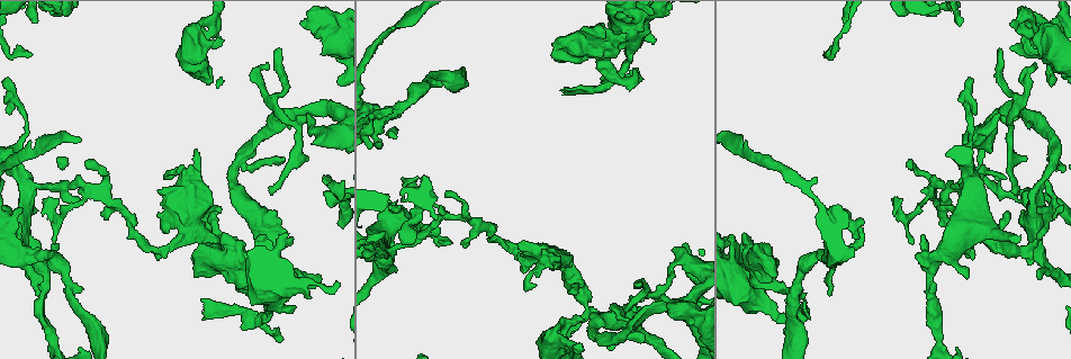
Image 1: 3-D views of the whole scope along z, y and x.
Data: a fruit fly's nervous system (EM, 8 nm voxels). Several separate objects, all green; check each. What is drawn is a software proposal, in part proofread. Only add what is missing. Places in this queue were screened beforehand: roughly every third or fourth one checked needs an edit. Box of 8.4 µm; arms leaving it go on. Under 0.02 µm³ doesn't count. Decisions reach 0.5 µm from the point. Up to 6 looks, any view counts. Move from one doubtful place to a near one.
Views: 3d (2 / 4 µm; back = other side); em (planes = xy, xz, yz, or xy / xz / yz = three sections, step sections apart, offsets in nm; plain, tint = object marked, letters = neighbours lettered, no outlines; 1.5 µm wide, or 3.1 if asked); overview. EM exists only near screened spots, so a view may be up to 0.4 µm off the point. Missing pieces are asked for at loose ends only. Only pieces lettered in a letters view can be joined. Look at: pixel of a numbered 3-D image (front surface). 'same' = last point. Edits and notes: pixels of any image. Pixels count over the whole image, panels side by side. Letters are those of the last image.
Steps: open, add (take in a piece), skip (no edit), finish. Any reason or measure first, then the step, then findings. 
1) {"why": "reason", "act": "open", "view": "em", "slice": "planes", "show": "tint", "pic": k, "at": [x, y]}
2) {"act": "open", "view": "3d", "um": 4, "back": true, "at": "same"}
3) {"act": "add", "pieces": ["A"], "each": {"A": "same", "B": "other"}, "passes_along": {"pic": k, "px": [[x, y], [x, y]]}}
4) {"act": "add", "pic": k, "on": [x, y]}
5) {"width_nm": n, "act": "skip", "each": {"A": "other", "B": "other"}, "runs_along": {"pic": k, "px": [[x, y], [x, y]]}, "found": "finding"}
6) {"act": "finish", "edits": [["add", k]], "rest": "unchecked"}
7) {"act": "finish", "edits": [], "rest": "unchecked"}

{"why": "an open end", "act": "open", "view": "3d", "um": 4, "pic": 1, "at": [224, 41]}

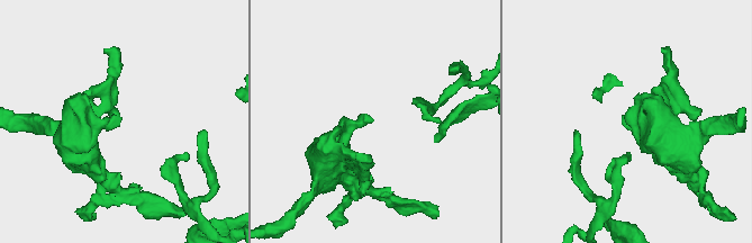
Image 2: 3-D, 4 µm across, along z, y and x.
{"act": "open", "view": "em", "slice": "planes", "show": "letters", "pic": 2, "at": [629, 119]}

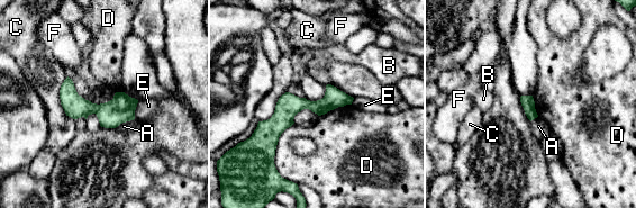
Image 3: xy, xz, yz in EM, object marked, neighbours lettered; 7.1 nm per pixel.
{"act": "skip", "each": {"A": "other", "B": "other", "C": "other", "D": "other", "E": "other", "F": "other"}, "runs_along": {"pic": 3, "px": [[350, 99], [294, 105], [256, 138]]}, "found": "none of them fits"}

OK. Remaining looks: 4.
{"why": "branch stops here", "act": "open", "view": "3d", "um": 4, "back": true, "pic": 1, "at": [980, 150]}

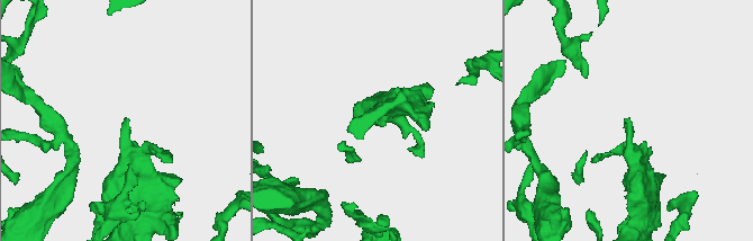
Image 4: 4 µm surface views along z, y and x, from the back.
{"act": "open", "view": "em", "slice": "xy", "step": 4, "show": "letters", "pic": 4, "at": [629, 118]}

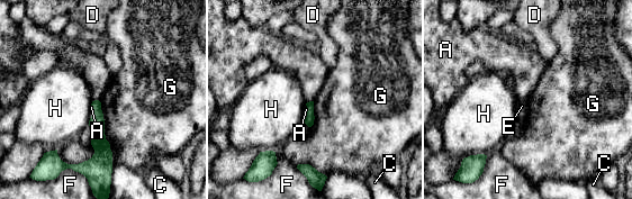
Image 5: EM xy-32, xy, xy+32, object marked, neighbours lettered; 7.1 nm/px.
{"act": "skip", "each": {"A": "other", "C": "other", "D": "other", "E": "other", "F": "other", "G": "other", "H": "other"}, "border": {"pic": 5, "px": [[92, 100], [100, 102]]}, "found": "none of them fits"}

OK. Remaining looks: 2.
{"why": "free end", "act": "open", "view": "em", "slice": "planes", "show": "letters", "pic": 1, "at": [1030, 261]}

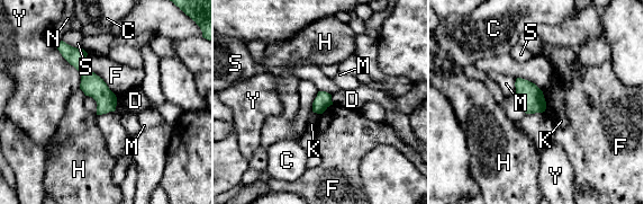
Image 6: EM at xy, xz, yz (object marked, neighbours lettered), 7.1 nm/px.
{"act": "skip", "each": {"C": "other", "D": "other", "F": "other", "H": "other", "K": "other", "M": "other", "N": "other", "S": "other", "Y": "other"}, "border": {"pic": 6, "px": [[87, 53], [85, 64], [116, 97]]}, "found": "none of them fits"}

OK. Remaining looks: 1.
{"act": "finish", "edits": [], "rest": "unchecked"}

